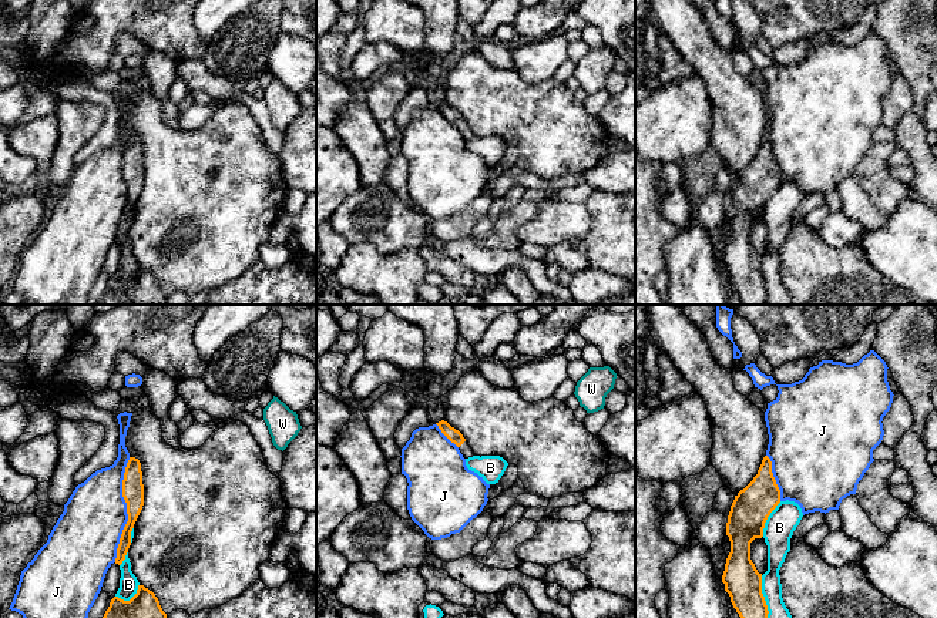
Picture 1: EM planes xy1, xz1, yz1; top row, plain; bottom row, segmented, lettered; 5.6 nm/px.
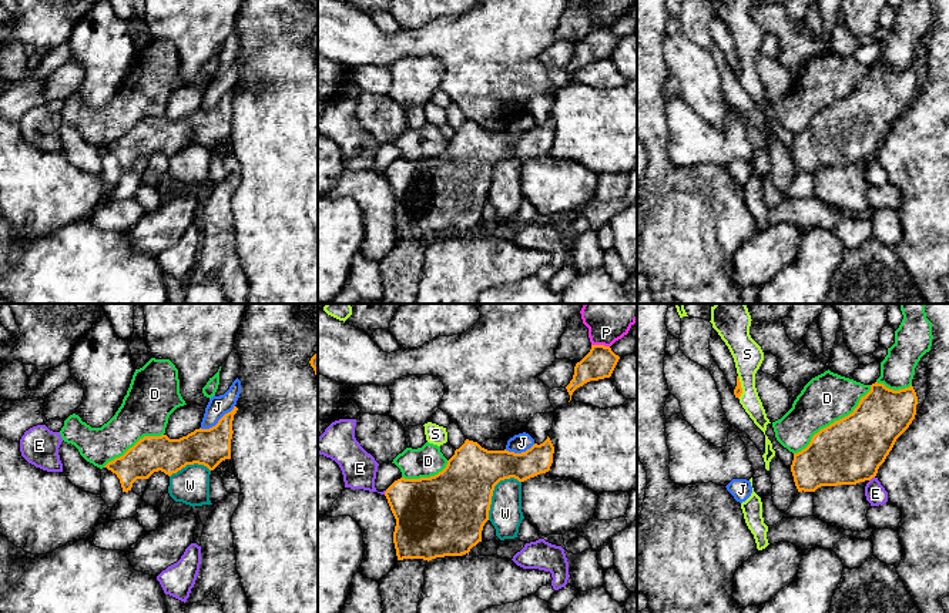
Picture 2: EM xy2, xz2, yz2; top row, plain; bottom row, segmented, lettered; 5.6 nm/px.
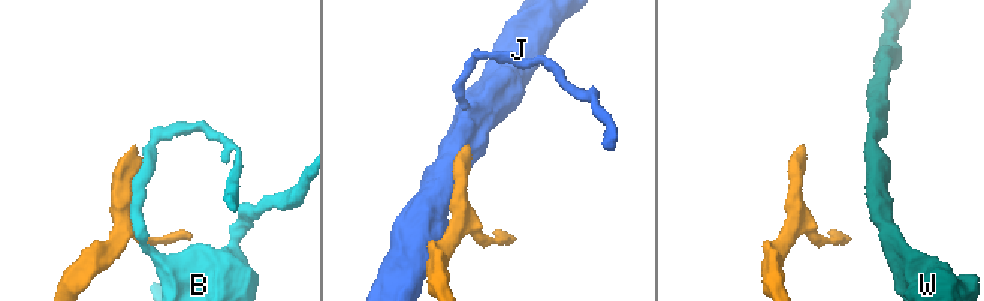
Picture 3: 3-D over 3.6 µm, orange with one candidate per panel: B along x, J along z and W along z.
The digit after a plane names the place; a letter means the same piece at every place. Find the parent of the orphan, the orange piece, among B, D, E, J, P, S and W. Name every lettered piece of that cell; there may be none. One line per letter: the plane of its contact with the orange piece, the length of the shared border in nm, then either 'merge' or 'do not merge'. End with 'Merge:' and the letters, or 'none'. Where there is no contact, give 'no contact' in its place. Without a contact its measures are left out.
B: yz1 | 260 nm | do not merge
D: yz2 | 600 nm | do not merge
E: yz2 | 40 nm | do not merge
J: xy1 | 600 nm | do not merge
P: xz2 | 110 nm | do not merge
S: yz2 | 130 nm | do not merge
W: xz2 | 300 nm | do not merge
Merge: none

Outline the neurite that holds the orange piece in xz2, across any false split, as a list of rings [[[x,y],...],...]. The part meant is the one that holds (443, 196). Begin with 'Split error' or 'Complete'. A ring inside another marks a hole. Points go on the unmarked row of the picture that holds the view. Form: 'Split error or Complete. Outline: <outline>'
Complete. Outline: [[[466,120],[447,141],[446,148],[435,157],[395,161],[385,172],[396,200],[393,224],[398,241],[432,241],[445,237],[462,237],[482,222],[482,211],[489,201],[494,167],[514,158],[524,163],[550,151],[554,127],[547,120],[522,134],[487,131],[477,123]]]

